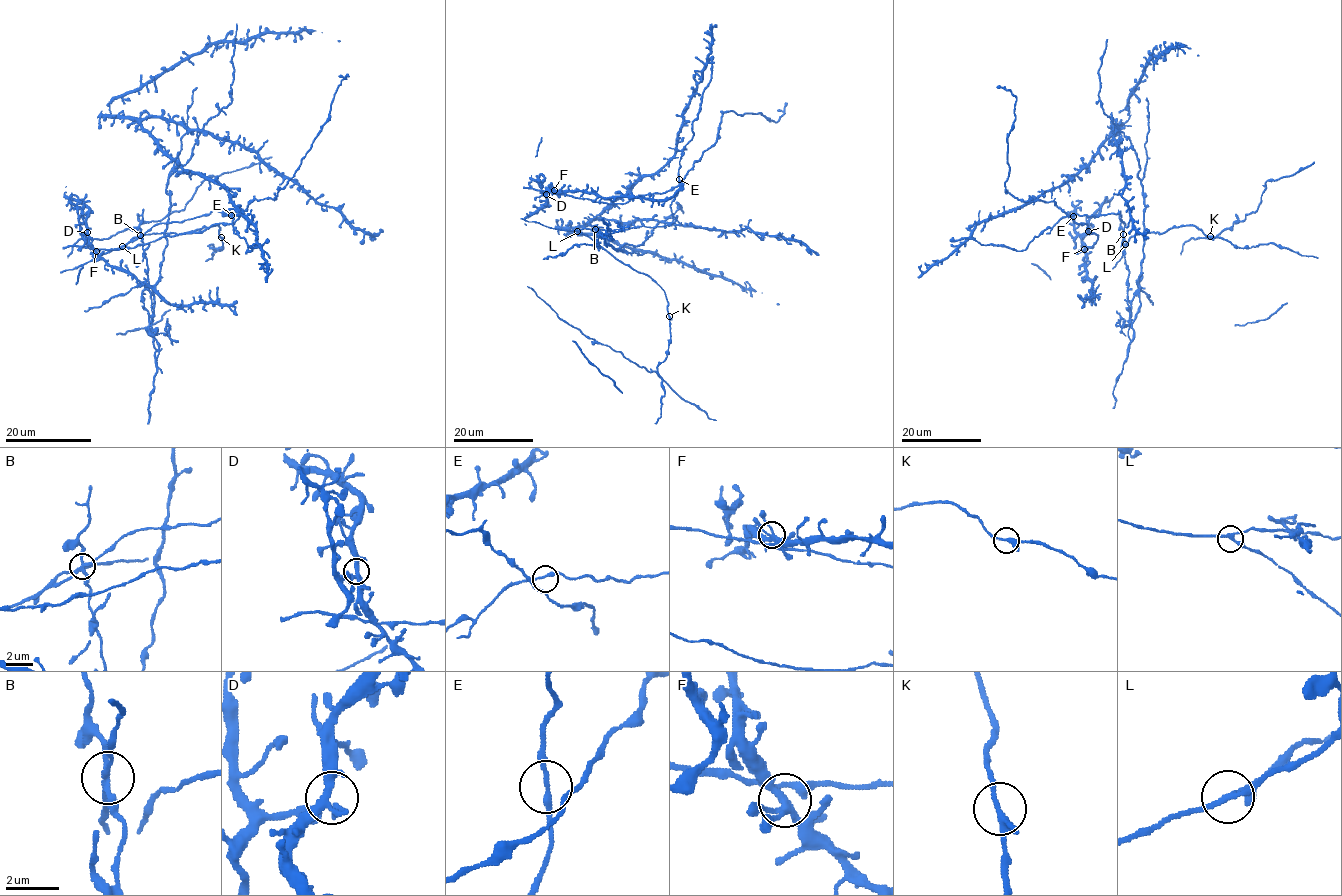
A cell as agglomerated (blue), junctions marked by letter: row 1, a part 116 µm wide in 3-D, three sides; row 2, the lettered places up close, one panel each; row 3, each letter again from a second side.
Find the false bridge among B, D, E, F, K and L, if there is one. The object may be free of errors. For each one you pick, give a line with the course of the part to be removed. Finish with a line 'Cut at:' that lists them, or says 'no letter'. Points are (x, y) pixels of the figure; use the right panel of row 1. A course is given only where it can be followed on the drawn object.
B: course (1123, 234), (1132, 322), (1140, 305), (1145, 205), (1137, 154), (1102, 110), (1098, 95), (1098, 69), (1107, 39)
Cut at: B

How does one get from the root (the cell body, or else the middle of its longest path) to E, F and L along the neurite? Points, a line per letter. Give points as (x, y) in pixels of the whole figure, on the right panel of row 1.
E: (1030, 241), (1061, 219), (1073, 216)
F: (1030, 241), (1061, 219), (1073, 216), (1076, 223), (1085, 224), (1089, 232), (1097, 234), (1095, 242), (1084, 249)
L: (1030, 241), (1066, 217), (1077, 214), (1097, 217), (1120, 212), (1119, 219), (1125, 224), (1122, 236), (1125, 244)

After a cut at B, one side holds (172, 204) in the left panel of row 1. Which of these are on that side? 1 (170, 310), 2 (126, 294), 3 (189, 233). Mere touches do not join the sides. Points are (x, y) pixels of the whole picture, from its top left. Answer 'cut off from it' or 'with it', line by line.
1: cut off from it
2: with it
3: cut off from it

